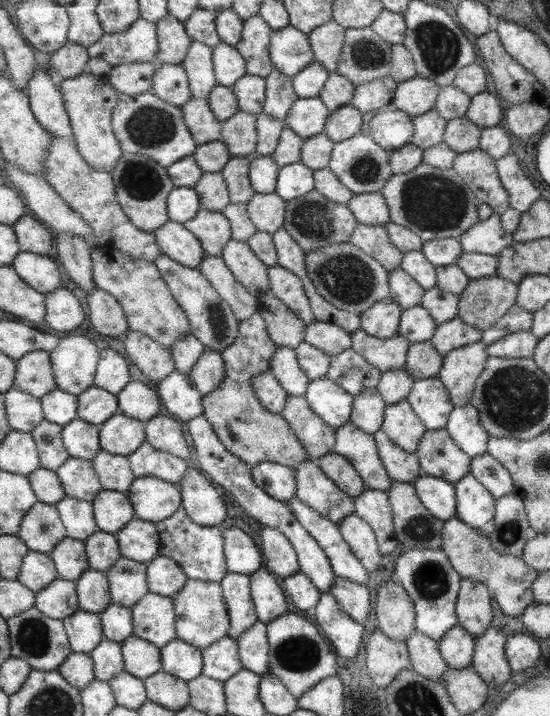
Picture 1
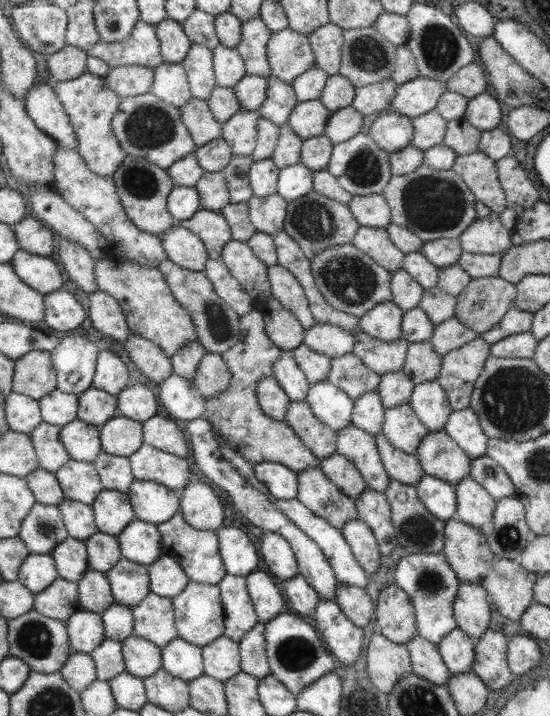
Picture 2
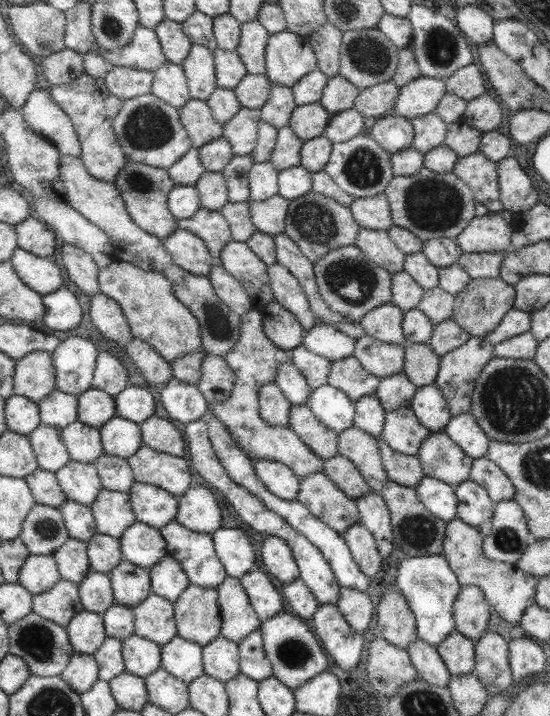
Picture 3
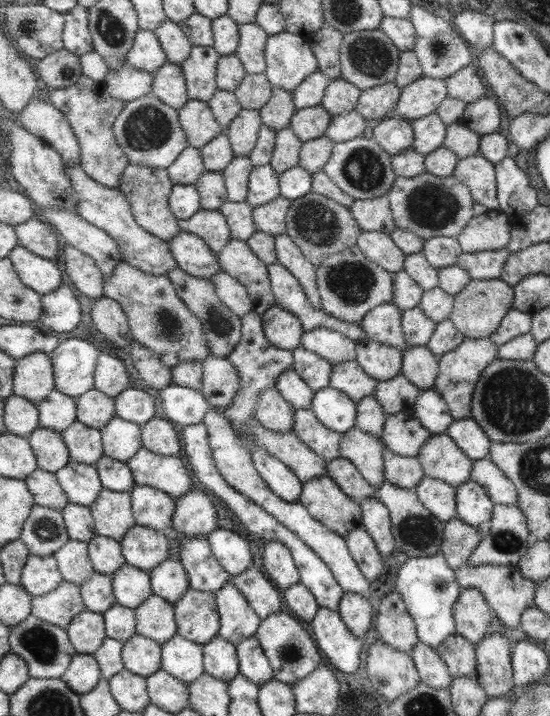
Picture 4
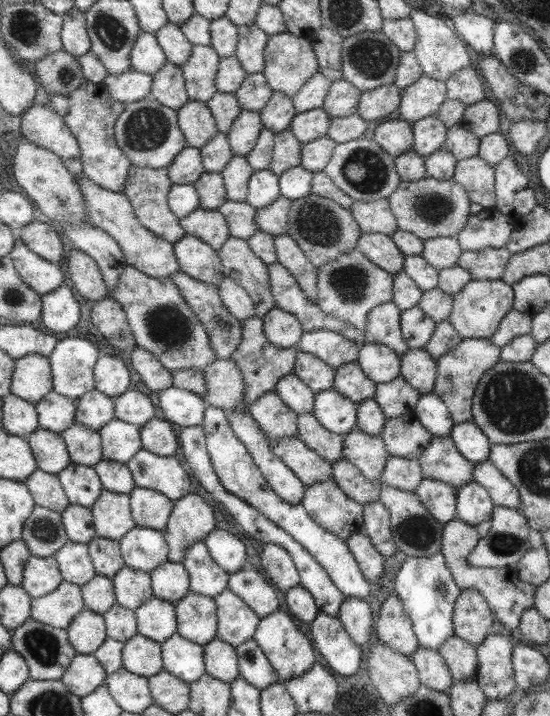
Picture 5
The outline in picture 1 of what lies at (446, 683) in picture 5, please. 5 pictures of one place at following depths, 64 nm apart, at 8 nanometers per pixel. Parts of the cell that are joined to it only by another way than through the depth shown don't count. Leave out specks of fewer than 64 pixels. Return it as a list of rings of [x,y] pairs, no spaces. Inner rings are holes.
[[[416,631],[407,640],[412,667],[425,678],[443,681],[448,672],[448,662],[440,652],[440,641],[428,634]]]

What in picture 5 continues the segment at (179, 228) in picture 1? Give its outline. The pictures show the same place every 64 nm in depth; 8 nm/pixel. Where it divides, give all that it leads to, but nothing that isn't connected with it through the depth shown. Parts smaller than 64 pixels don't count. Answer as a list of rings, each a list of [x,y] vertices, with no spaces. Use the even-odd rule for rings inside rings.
[[[185,234],[174,244],[181,271],[193,278],[212,284],[221,285],[224,266],[218,251],[197,235]]]

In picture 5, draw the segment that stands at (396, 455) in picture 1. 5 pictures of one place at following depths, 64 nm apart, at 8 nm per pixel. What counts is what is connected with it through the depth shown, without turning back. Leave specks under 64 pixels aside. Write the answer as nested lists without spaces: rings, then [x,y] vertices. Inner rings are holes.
[[[389,455],[384,476],[381,478],[383,483],[401,490],[415,492],[423,480],[424,471],[420,459]]]

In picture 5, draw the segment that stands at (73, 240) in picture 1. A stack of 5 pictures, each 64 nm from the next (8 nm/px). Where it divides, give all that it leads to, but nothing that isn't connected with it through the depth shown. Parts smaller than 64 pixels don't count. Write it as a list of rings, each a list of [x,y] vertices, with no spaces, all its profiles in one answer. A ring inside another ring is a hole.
[[[78,248],[70,250],[68,272],[78,292],[84,298],[97,302],[109,296],[100,266],[84,250]]]

